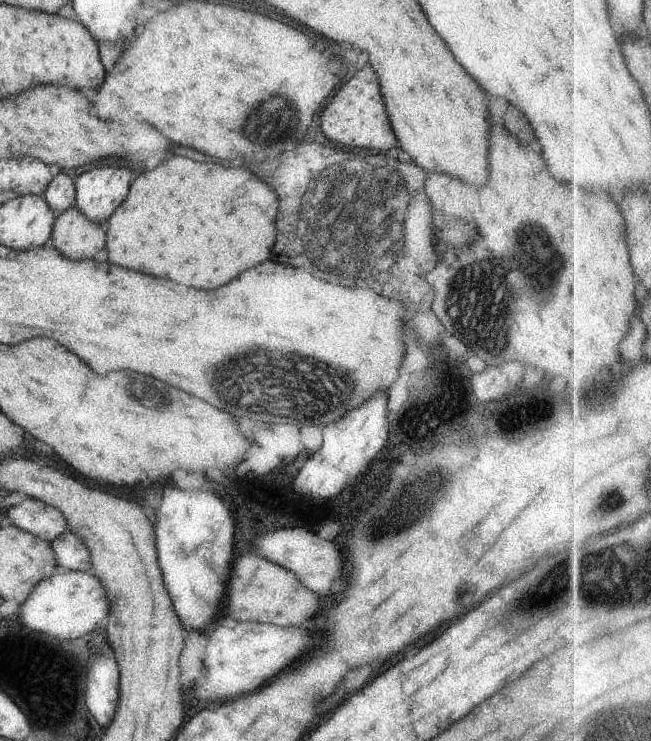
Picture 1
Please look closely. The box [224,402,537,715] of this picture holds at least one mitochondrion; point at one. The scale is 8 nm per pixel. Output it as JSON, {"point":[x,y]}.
{"point":[432,476]}

